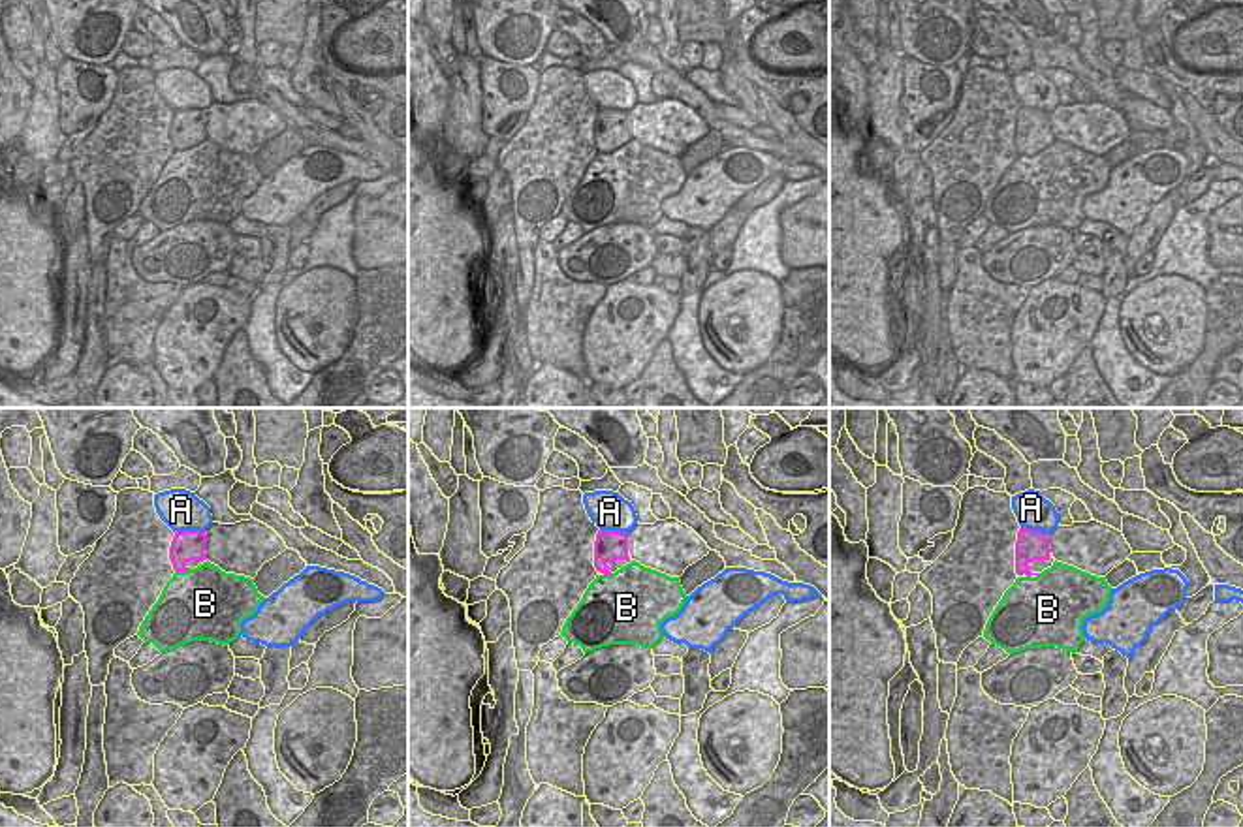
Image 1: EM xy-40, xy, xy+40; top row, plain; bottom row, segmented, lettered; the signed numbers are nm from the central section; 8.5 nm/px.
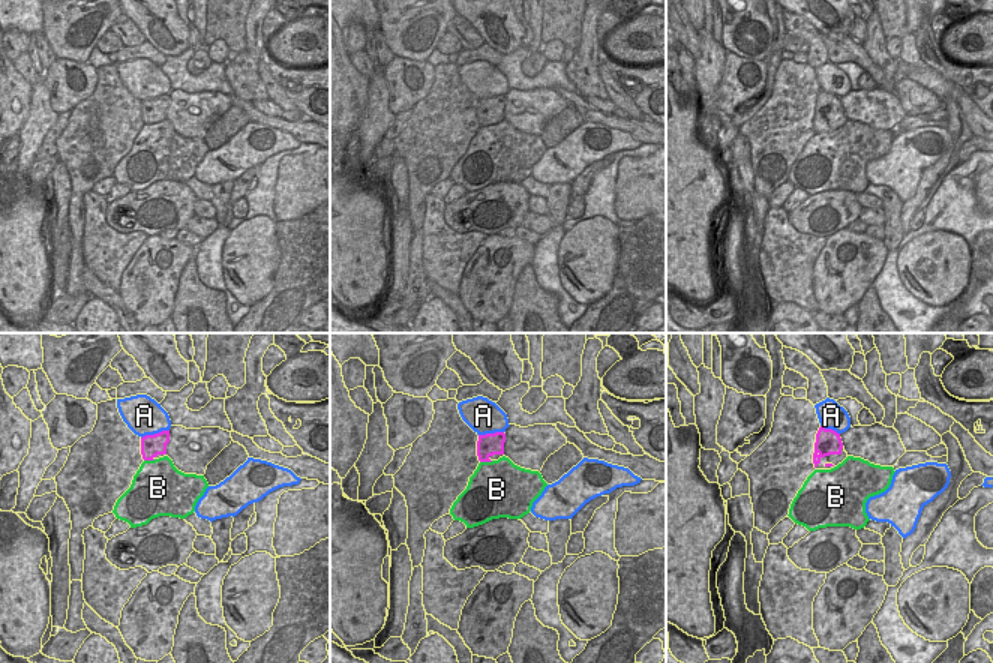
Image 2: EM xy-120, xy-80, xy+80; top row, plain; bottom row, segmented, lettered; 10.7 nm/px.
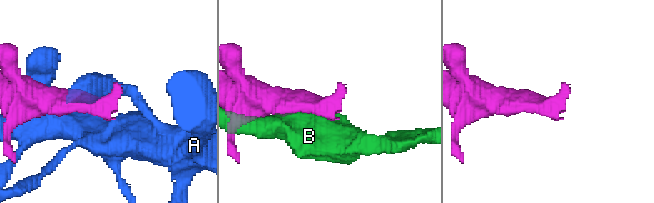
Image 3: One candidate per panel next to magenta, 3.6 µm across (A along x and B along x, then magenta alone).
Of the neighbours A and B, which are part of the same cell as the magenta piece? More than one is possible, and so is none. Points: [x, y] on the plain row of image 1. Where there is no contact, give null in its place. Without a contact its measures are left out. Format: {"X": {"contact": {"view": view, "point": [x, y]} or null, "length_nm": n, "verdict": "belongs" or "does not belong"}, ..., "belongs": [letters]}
{"A": {"contact": {"view": "xy-40", "point": [188, 109]}, "length_nm": 260, "verdict": "does not belong"}, "B": {"contact": {"view": "xy-40", "point": [183, 149]}, "length_nm": 150, "verdict": "does not belong"}, "belongs": []}

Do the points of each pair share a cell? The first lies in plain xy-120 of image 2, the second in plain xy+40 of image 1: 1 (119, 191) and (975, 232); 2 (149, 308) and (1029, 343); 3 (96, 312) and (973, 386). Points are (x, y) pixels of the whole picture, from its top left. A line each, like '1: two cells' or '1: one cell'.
1: two cells
2: one cell
3: one cell

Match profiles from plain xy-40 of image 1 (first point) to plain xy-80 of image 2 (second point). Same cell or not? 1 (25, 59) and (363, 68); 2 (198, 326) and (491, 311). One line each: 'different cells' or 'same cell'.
1: same cell
2: same cell

